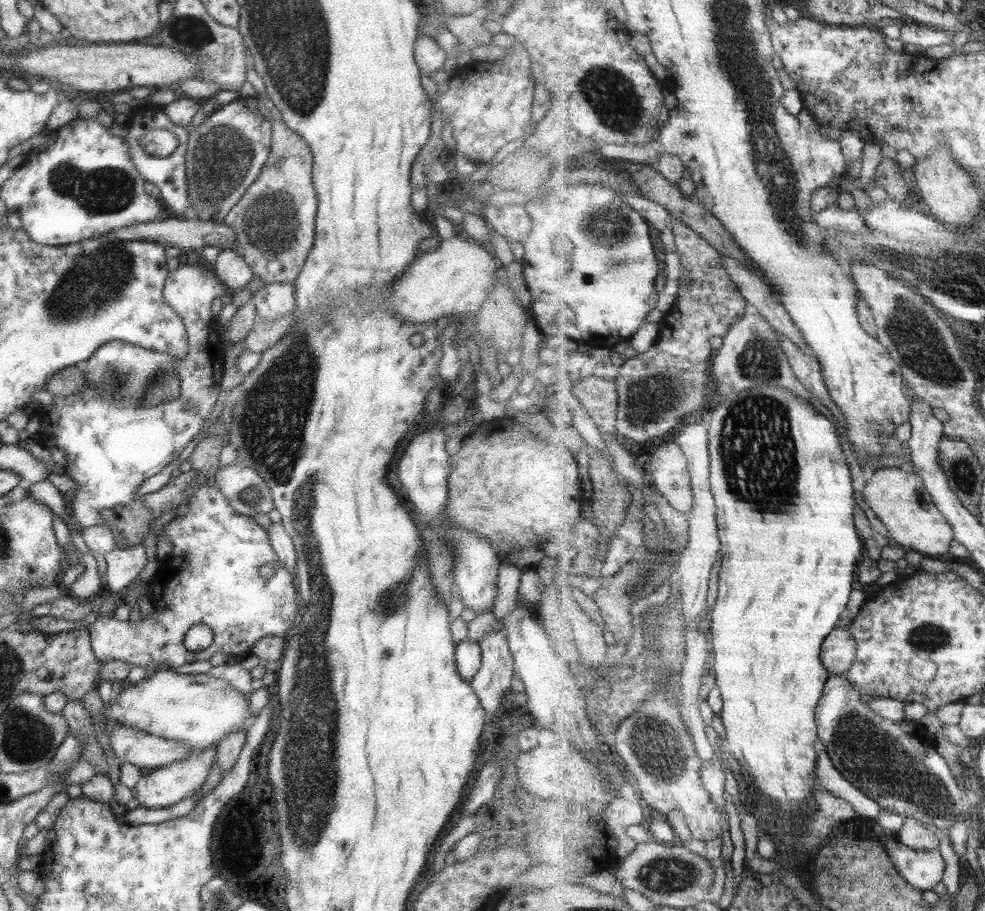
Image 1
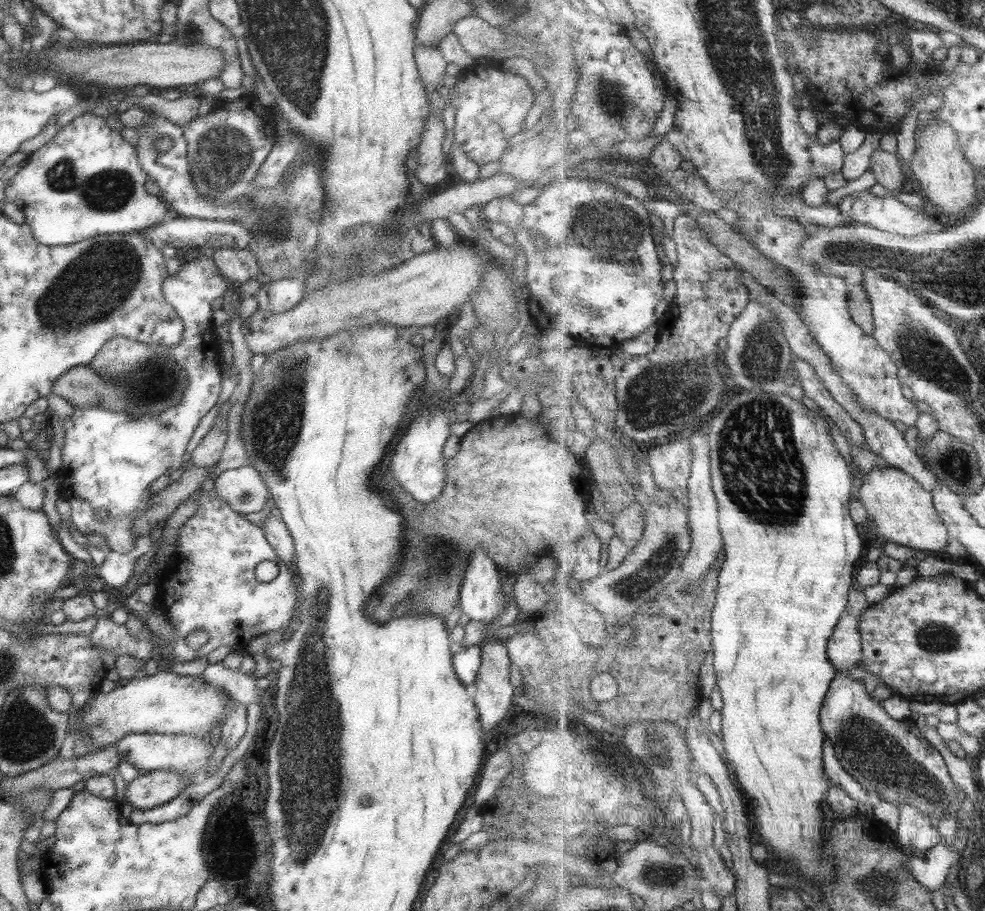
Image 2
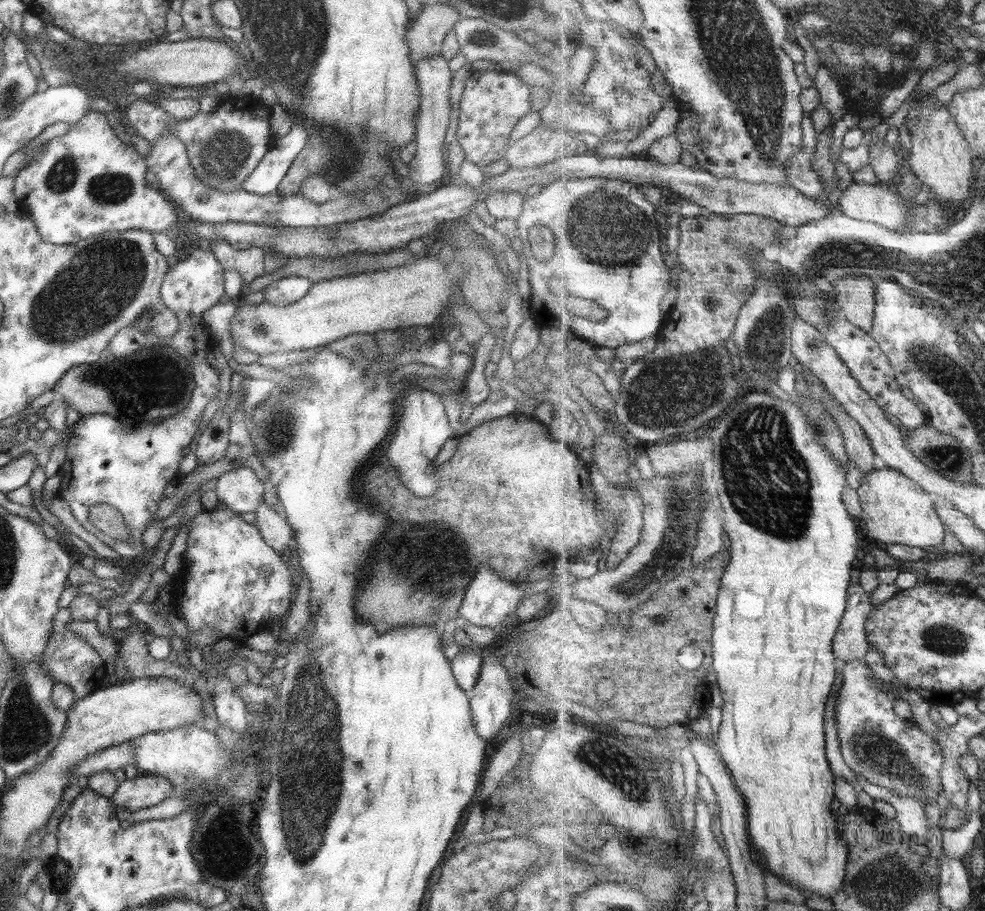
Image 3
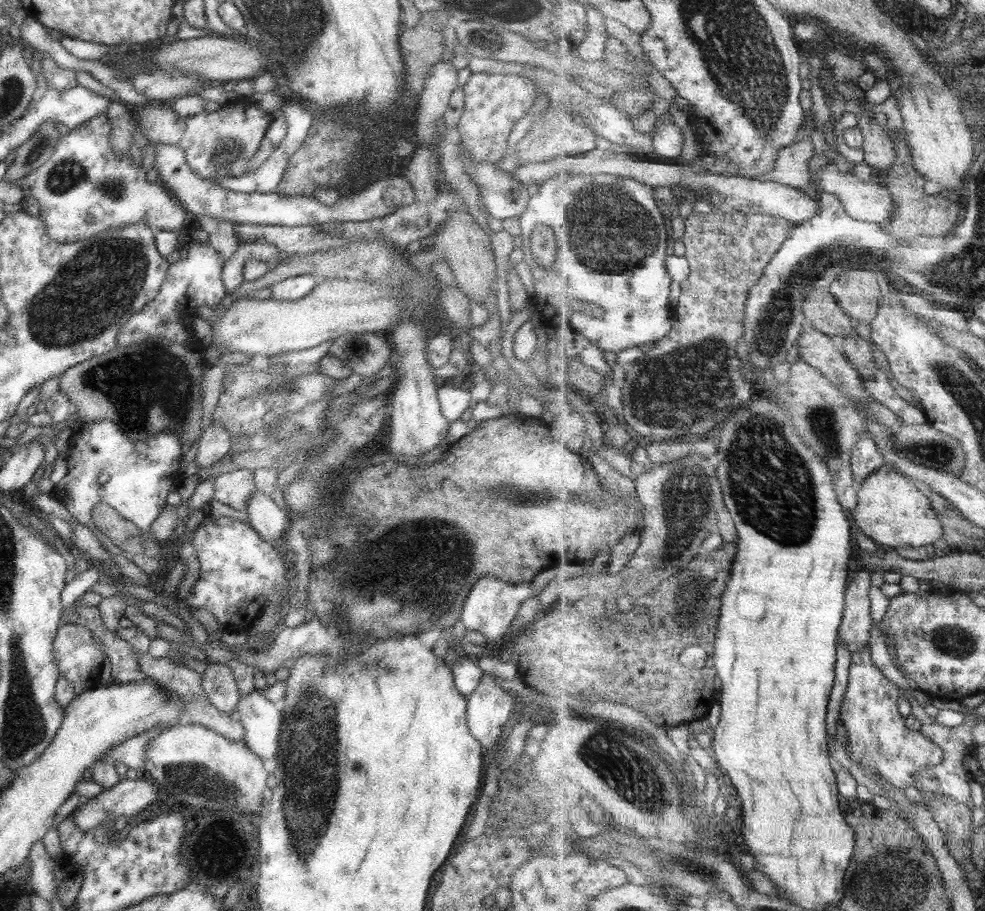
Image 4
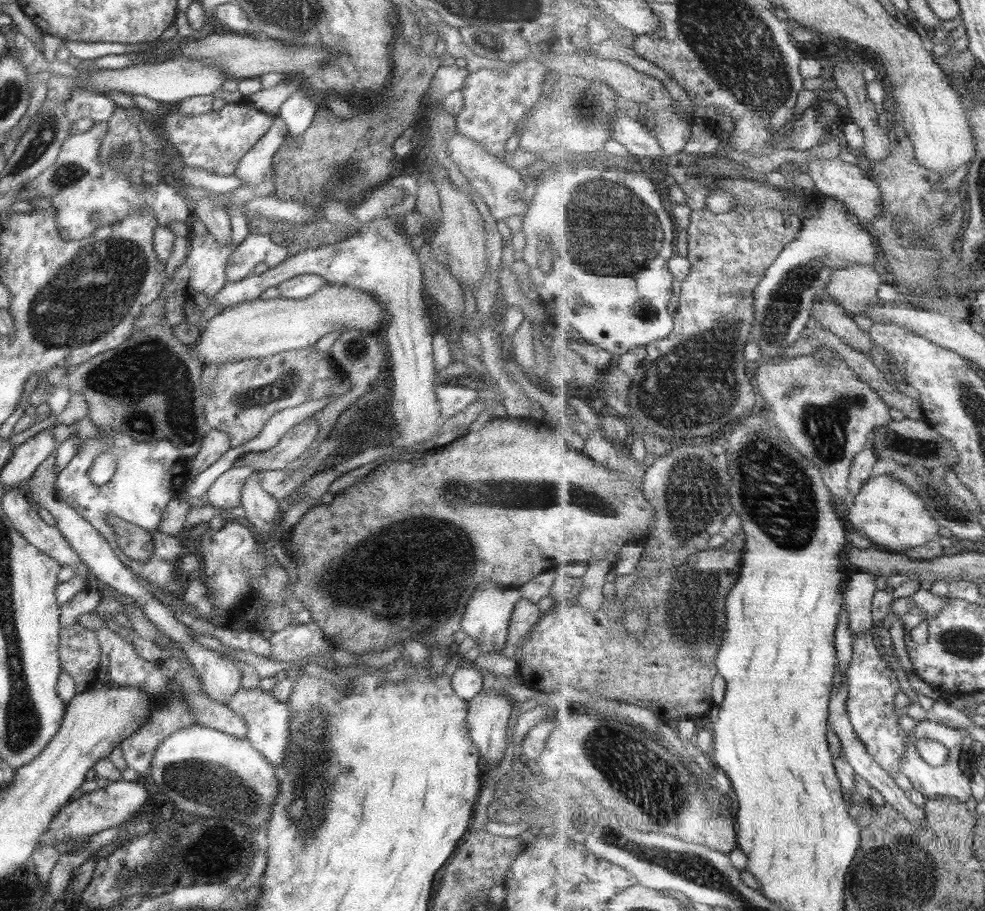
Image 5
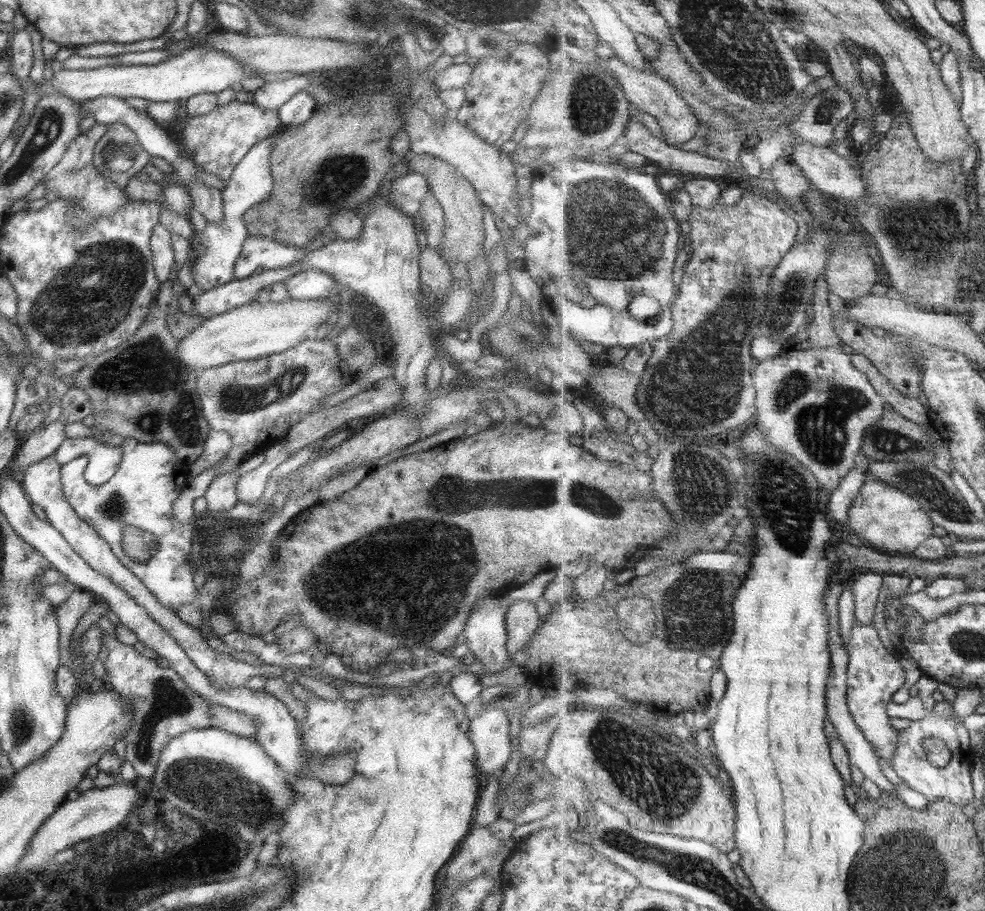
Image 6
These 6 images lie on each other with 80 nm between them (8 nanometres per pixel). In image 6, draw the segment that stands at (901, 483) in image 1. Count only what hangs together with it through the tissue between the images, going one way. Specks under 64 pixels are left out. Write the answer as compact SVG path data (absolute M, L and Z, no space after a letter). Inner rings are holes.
M870 480L863 485L860 495L853 501L853 506L850 508L848 520L846 531L855 533L859 542L864 546L873 547L884 553L907 555L909 552L913 553L926 540L935 536L933 528L936 524L931 520L929 513L922 507L916 497L881 480Z

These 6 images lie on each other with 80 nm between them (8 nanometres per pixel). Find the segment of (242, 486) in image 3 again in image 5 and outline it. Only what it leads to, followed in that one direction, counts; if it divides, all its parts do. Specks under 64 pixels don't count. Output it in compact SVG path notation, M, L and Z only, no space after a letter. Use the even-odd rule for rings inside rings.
M241 466L230 467L223 472L206 490L205 496L209 506L216 509L231 509L235 506L239 508L242 486L252 471L251 467Z

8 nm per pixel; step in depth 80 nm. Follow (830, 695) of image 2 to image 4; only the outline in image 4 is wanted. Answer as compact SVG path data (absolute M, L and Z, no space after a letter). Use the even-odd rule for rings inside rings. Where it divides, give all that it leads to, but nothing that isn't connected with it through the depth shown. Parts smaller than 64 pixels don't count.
M868 646L853 653L850 679L840 710L840 720L847 728L848 748L845 746L845 750L857 765L870 768L874 774L905 790L909 785L915 786L918 770L943 763L945 752L923 735L922 729L907 728L905 718L897 708L899 698L902 698L901 690L875 666Z

